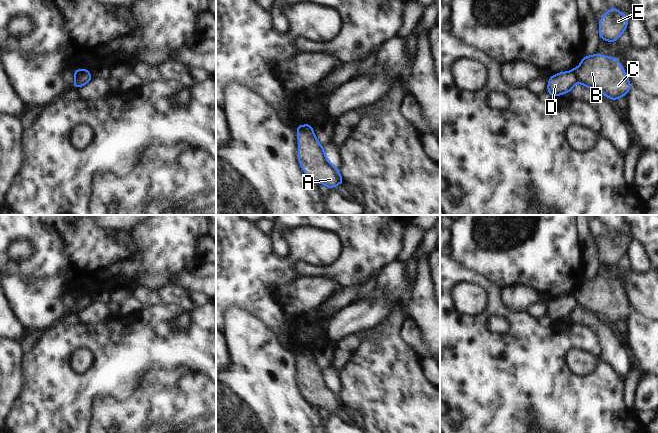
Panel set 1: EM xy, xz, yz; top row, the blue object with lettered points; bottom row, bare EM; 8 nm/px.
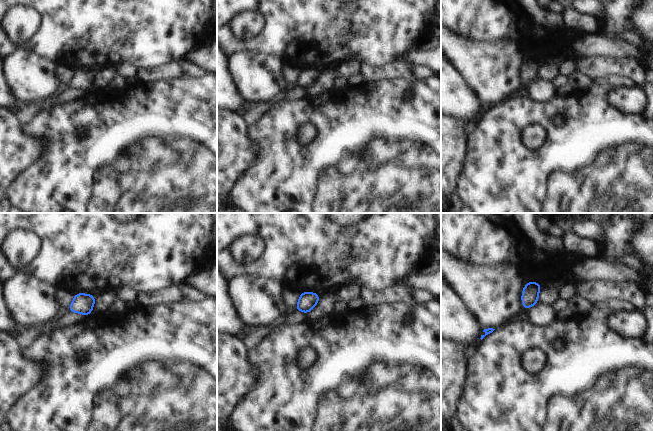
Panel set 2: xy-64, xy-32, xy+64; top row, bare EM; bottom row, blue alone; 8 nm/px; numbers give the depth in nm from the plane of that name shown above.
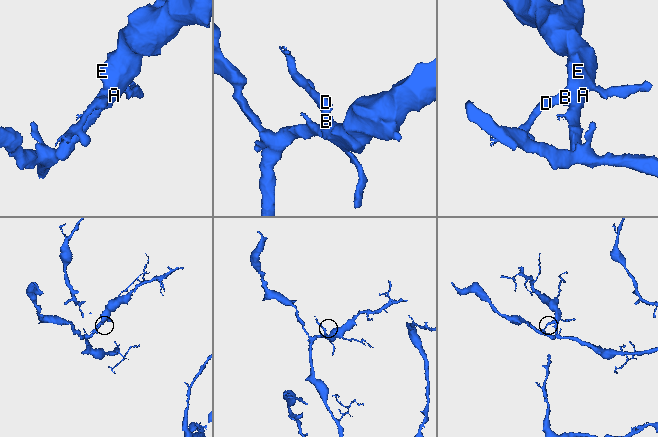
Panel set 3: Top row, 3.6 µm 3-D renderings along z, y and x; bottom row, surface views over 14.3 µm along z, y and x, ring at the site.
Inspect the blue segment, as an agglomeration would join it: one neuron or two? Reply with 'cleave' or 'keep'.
cleave

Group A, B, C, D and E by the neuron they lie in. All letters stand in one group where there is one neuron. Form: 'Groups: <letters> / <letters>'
Groups: A B C E / D

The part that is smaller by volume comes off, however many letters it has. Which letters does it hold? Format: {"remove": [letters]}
{"remove": ["D"]}

